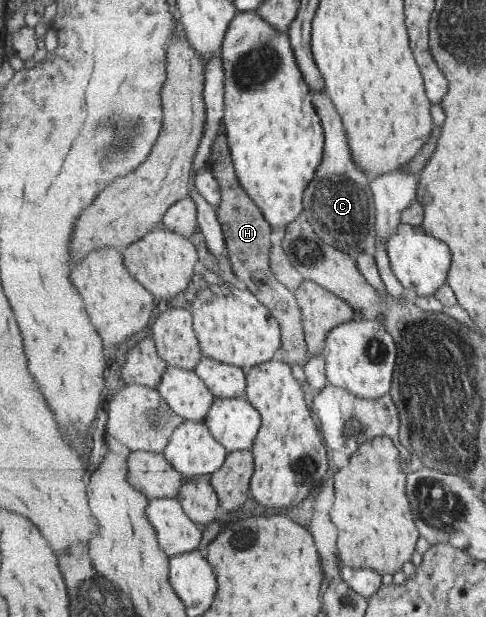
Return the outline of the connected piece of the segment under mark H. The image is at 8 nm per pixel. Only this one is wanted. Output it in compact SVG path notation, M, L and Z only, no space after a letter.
M219 133L215 143L212 147L209 170L217 178L222 189L221 203L217 207L217 212L226 237L231 268L237 273L236 276L239 277L241 285L251 290L278 319L282 330L282 347L287 353L283 362L289 366L306 367L310 359L304 333L304 315L295 293L291 289L287 289L281 281L277 281L277 277L271 273L271 267L269 267L269 253L271 253L271 245L273 245L271 243L273 225L269 223L268 219L265 219L264 212L242 186L232 160L228 135Z

